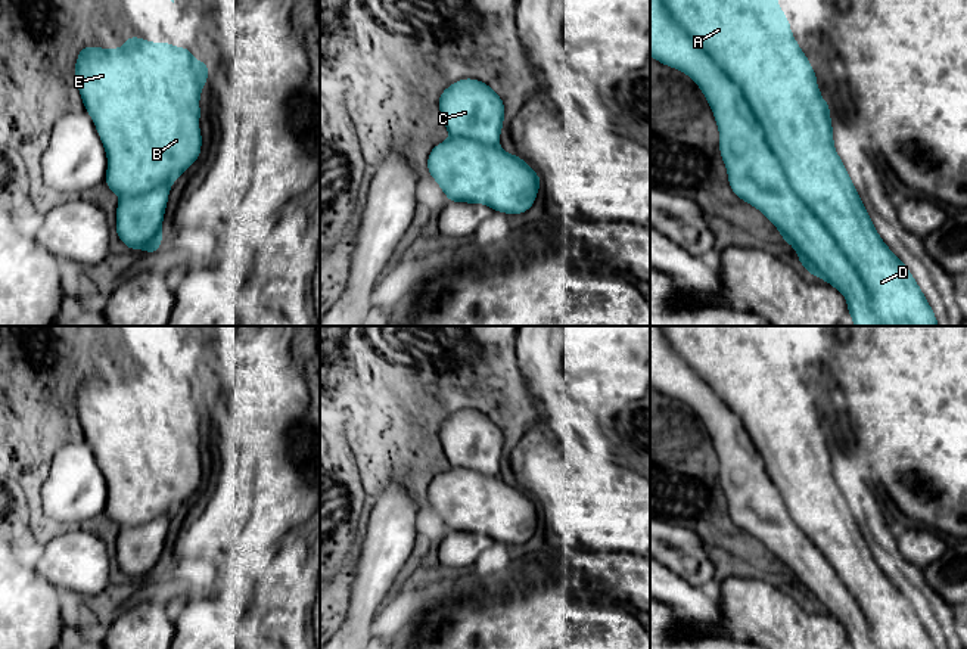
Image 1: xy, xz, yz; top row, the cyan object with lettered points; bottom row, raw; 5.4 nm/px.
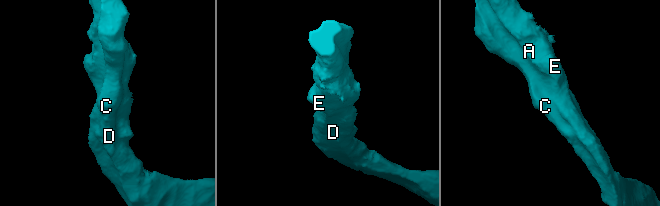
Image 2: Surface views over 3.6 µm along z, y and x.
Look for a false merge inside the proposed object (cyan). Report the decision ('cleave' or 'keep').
keep

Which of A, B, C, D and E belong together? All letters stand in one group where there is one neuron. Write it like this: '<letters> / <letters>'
A B C D E

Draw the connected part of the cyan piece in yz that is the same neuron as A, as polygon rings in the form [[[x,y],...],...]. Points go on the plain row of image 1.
[[[650,326],[650,386],[685,403],[702,419],[719,459],[719,481],[733,522],[739,530],[749,532],[767,546],[780,560],[783,571],[796,580],[800,594],[811,605],[828,612],[845,625],[852,649],[935,649],[935,643],[912,605],[876,562],[840,487],[836,484],[828,434],[821,429],[815,403],[797,376],[775,326]]]

